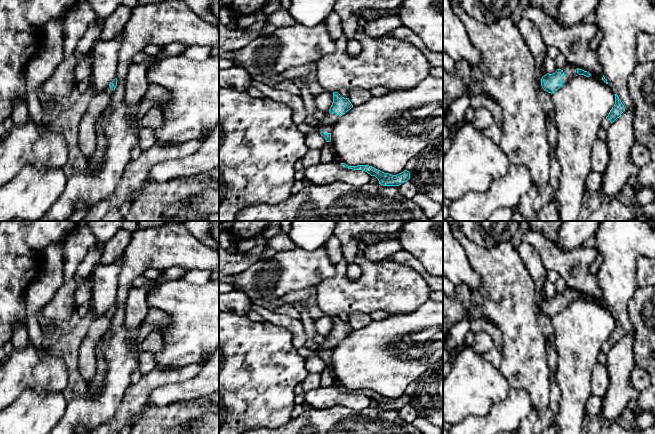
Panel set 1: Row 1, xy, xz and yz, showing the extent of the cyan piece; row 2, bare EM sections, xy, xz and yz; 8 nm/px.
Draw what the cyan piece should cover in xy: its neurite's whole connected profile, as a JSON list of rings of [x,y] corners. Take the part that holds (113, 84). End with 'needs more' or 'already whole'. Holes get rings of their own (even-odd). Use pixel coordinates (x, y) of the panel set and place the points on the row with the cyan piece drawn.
[[[115,78],[104,91],[95,94],[90,101],[83,115],[78,129],[78,143],[84,156],[89,159],[96,150],[96,122],[99,120],[102,112],[112,100],[112,95],[117,86]]] | needs more

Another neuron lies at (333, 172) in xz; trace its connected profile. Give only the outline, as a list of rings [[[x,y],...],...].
[[[337,160],[305,168],[305,180],[312,185],[349,184],[361,187],[370,182],[371,175],[362,170],[343,167]]]

